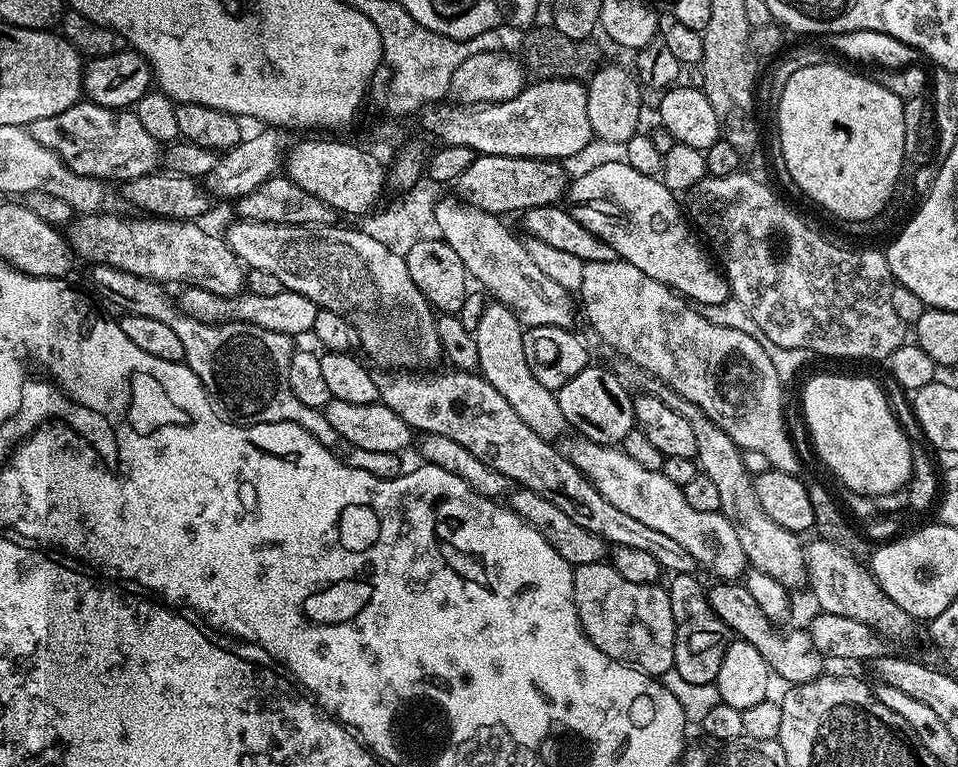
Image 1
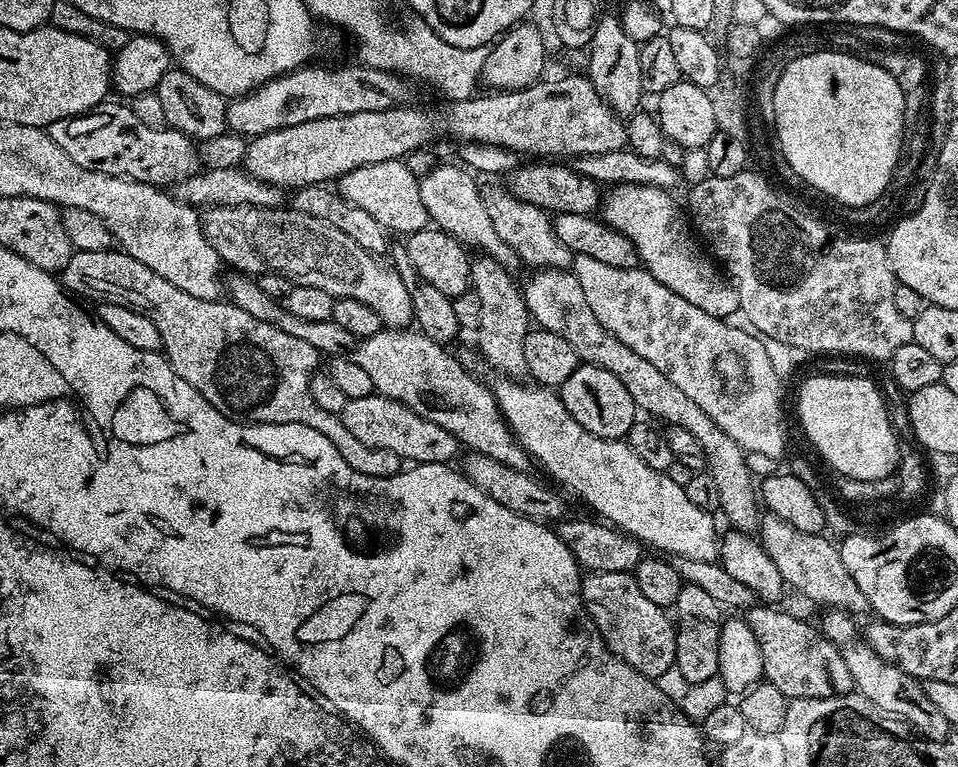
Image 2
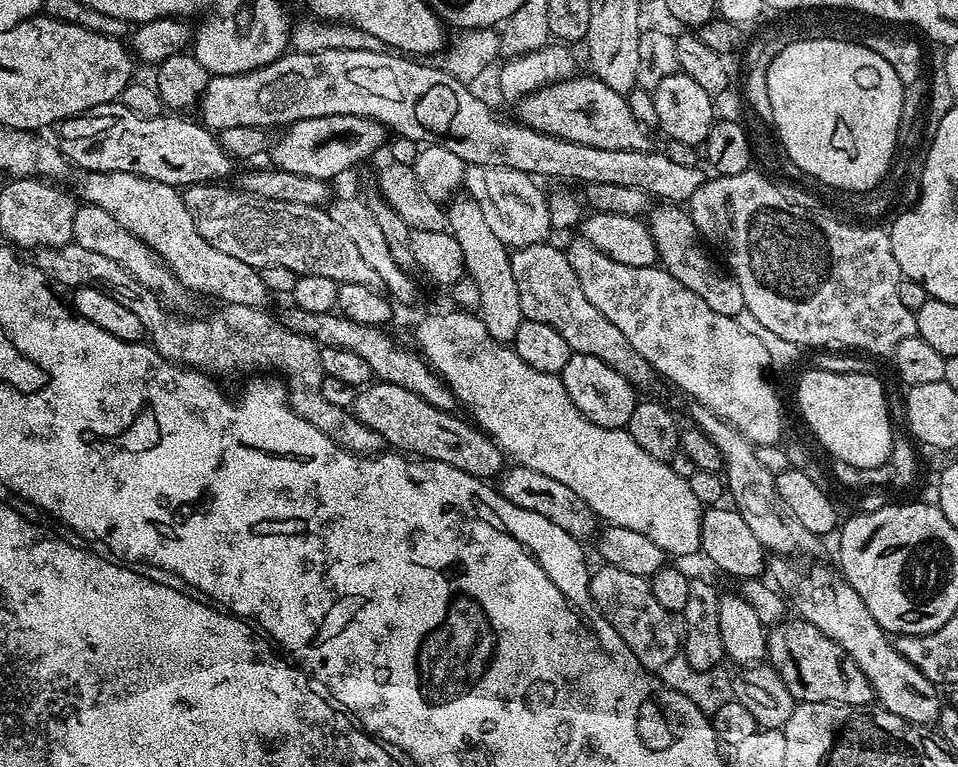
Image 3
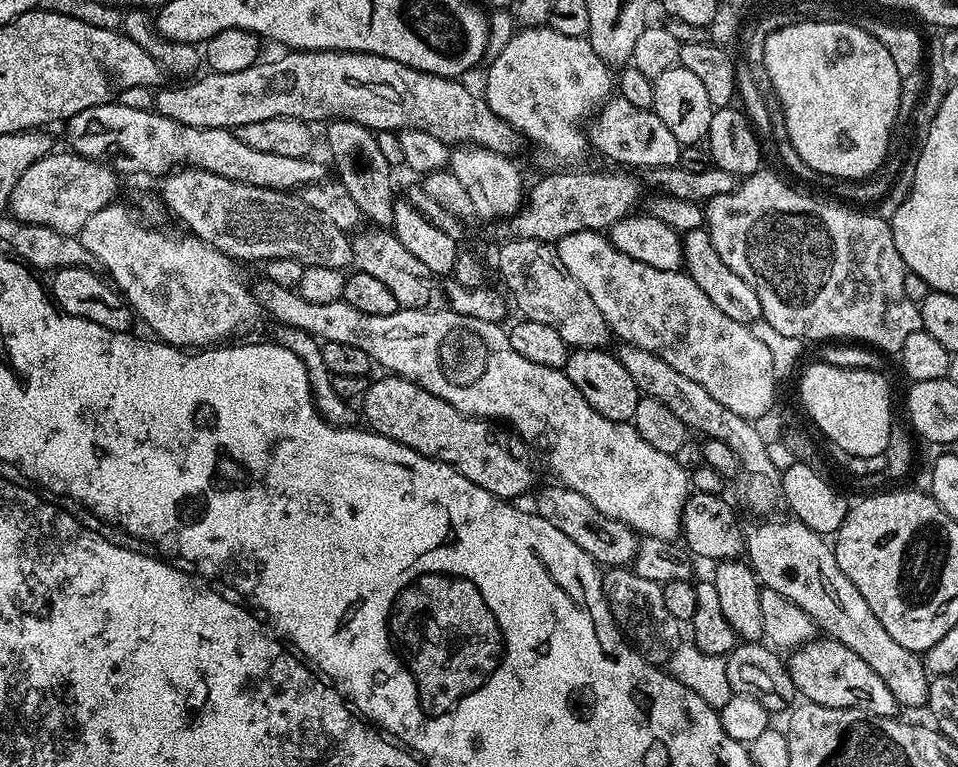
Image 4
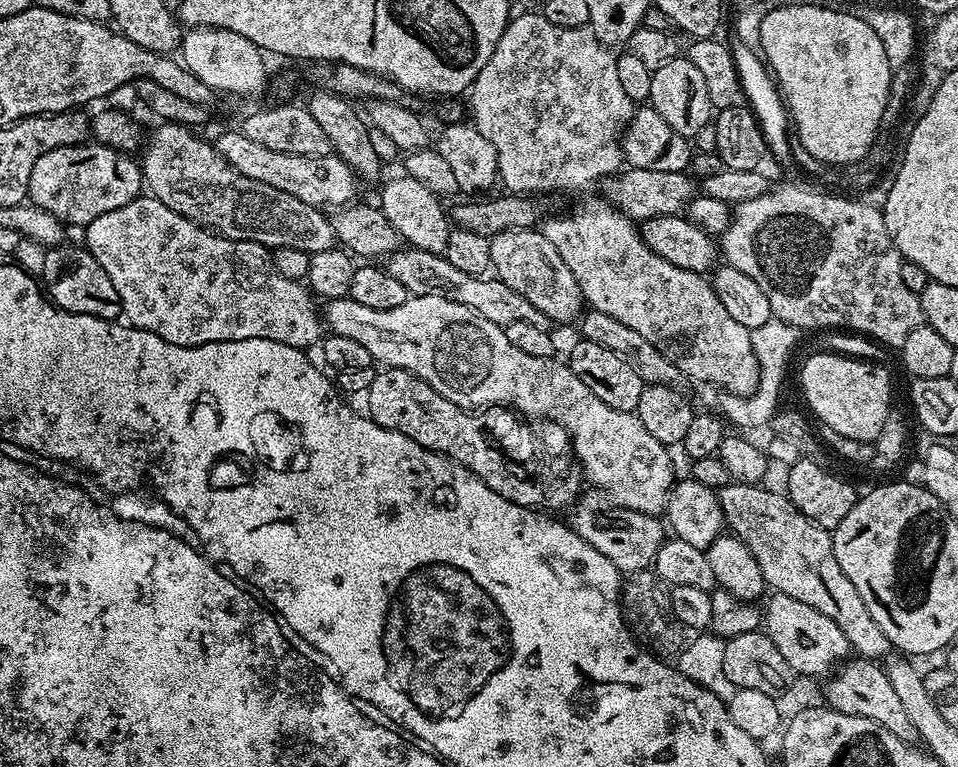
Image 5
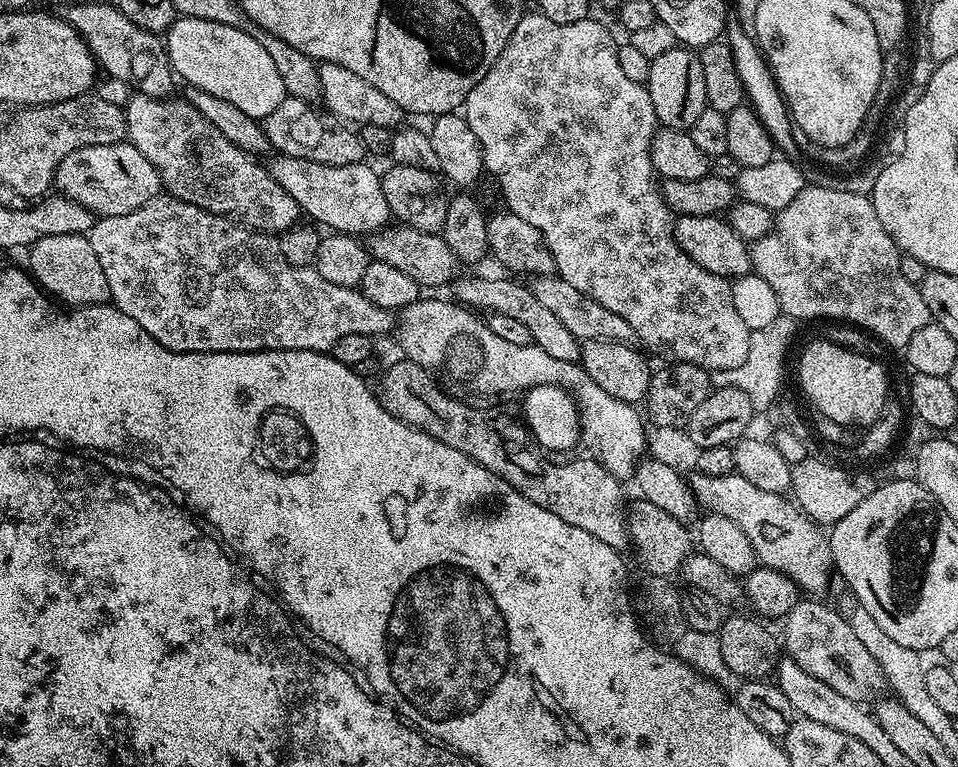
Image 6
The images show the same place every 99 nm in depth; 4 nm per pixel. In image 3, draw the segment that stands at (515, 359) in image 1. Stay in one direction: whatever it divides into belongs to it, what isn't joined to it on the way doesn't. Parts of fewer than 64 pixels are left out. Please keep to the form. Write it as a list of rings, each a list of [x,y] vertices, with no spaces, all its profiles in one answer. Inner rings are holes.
[[[471,198],[463,199],[457,204],[447,205],[448,227],[458,246],[462,248],[467,279],[473,280],[478,286],[480,295],[478,315],[486,326],[488,336],[499,344],[507,345],[515,341],[518,326],[525,320],[522,306],[518,302],[518,288],[512,274],[510,252],[502,241],[494,238],[494,233],[490,230],[490,226],[486,226],[486,218],[482,218],[482,210],[478,210],[476,203]]]

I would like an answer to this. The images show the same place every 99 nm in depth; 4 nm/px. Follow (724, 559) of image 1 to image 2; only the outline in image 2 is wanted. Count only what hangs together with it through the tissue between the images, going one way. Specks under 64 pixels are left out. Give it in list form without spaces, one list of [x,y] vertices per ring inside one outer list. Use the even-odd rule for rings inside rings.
[[[500,378],[497,379],[497,381],[497,384],[494,384],[494,395],[496,397],[496,403],[500,406],[500,413],[504,415],[509,428],[516,433],[516,439],[519,440],[520,443],[524,445],[526,451],[528,451],[529,457],[531,457],[535,463],[537,460],[550,475],[557,476],[570,491],[580,492],[581,498],[584,499],[594,511],[601,512],[601,514],[605,516],[601,516],[605,521],[611,522],[622,532],[629,534],[646,544],[647,542],[654,544],[658,547],[655,549],[661,550],[666,554],[685,556],[686,558],[694,558],[695,560],[716,560],[717,557],[719,557],[721,537],[718,535],[718,532],[716,536],[716,524],[712,521],[715,519],[713,519],[709,513],[698,510],[698,506],[694,506],[694,502],[690,502],[690,498],[686,498],[684,488],[678,486],[674,482],[670,482],[667,472],[656,472],[650,466],[646,466],[646,462],[642,462],[642,458],[638,458],[638,454],[634,454],[634,450],[630,450],[630,446],[624,440],[603,440],[594,434],[590,434],[582,425],[578,422],[574,422],[574,418],[568,413],[566,406],[561,402],[559,395],[557,395],[553,389],[543,386],[531,386],[532,388],[527,388],[526,385],[520,384],[524,382],[517,382],[512,378]]]

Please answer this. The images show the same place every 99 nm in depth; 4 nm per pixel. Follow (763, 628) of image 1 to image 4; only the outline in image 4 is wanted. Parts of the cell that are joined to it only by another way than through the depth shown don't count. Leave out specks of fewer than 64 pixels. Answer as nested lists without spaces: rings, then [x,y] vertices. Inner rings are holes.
[[[817,638],[791,649],[787,657],[788,673],[794,682],[797,693],[807,703],[821,704],[831,708],[857,708],[871,712],[873,716],[896,716],[898,705],[890,686],[841,642],[831,638]]]

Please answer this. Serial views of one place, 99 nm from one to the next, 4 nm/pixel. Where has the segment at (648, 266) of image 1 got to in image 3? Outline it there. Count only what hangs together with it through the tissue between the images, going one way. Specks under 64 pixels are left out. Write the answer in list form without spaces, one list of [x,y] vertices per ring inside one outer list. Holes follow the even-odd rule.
[[[672,202],[657,203],[647,213],[646,223],[656,243],[656,255],[662,258],[663,268],[678,278],[686,290],[694,290],[694,294],[698,294],[698,298],[702,298],[702,302],[706,302],[706,306],[718,314],[736,318],[745,311],[742,290],[731,275],[723,276],[719,266],[712,264],[711,258],[704,253],[705,245],[696,231],[692,217],[683,207]]]

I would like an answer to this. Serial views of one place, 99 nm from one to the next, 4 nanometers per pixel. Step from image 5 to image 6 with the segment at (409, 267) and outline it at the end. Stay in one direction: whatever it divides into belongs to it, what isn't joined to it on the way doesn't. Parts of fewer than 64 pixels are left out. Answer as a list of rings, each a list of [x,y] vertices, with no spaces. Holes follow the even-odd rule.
[[[461,275],[450,288],[450,291],[453,292],[451,295],[461,305],[480,314],[510,314],[510,318],[522,322],[522,326],[530,330],[532,343],[546,350],[550,358],[558,358],[567,364],[575,364],[579,361],[581,341],[577,340],[574,334],[570,334],[570,330],[566,330],[561,320],[552,311],[546,310],[546,306],[542,306],[538,298],[534,298],[532,289],[527,283],[519,284],[516,281],[519,279],[516,278],[503,280],[500,276],[463,276]]]

